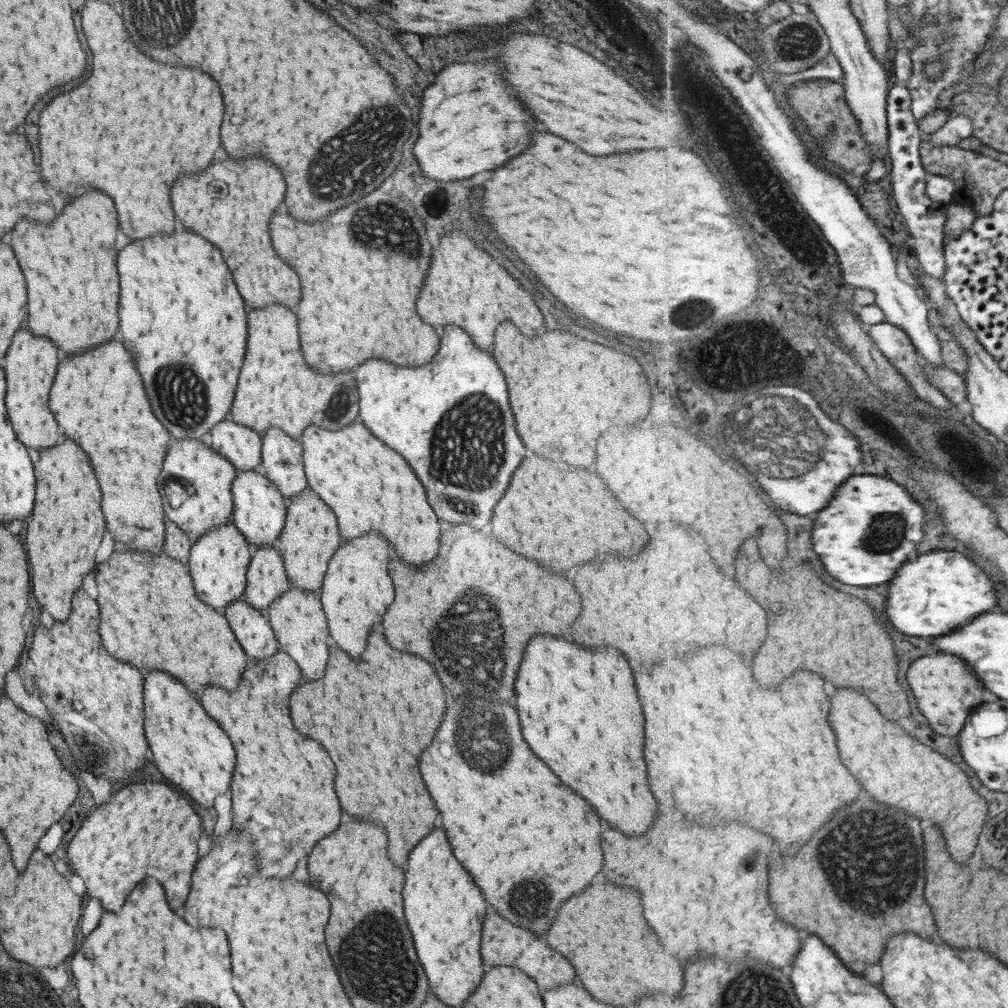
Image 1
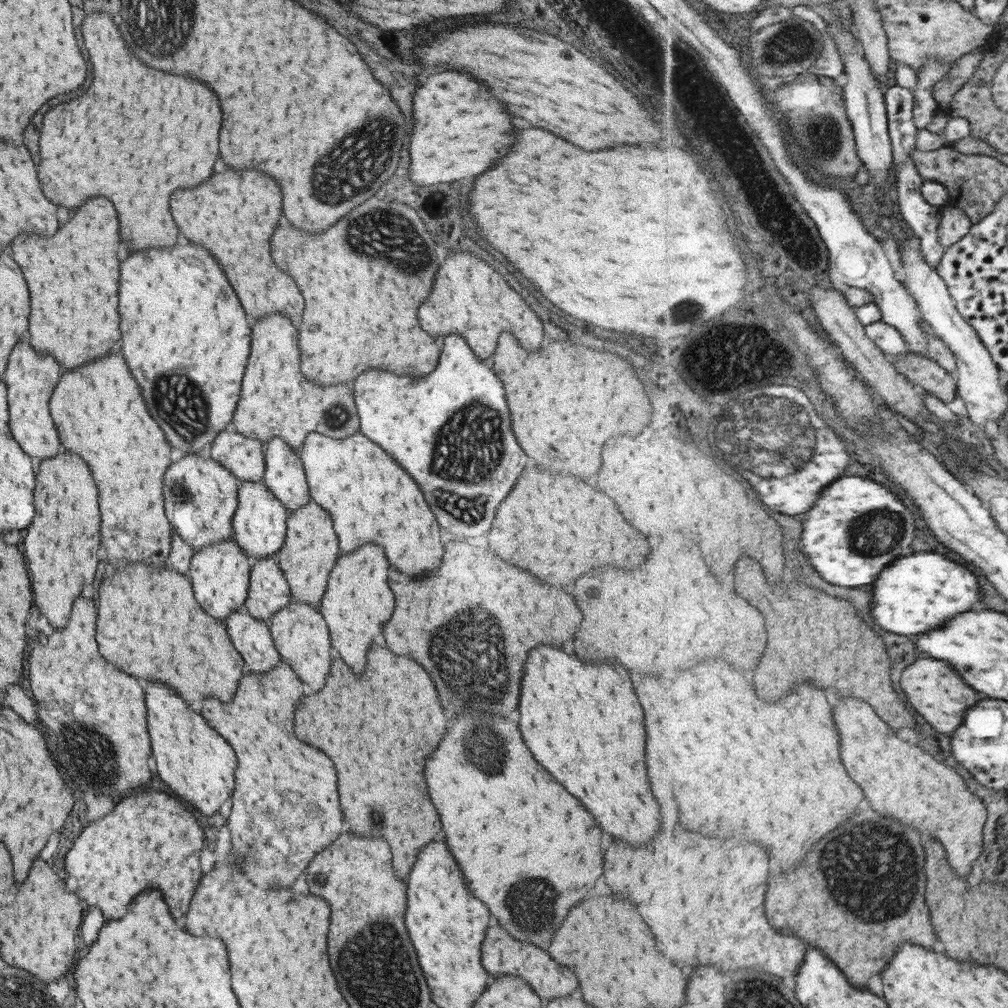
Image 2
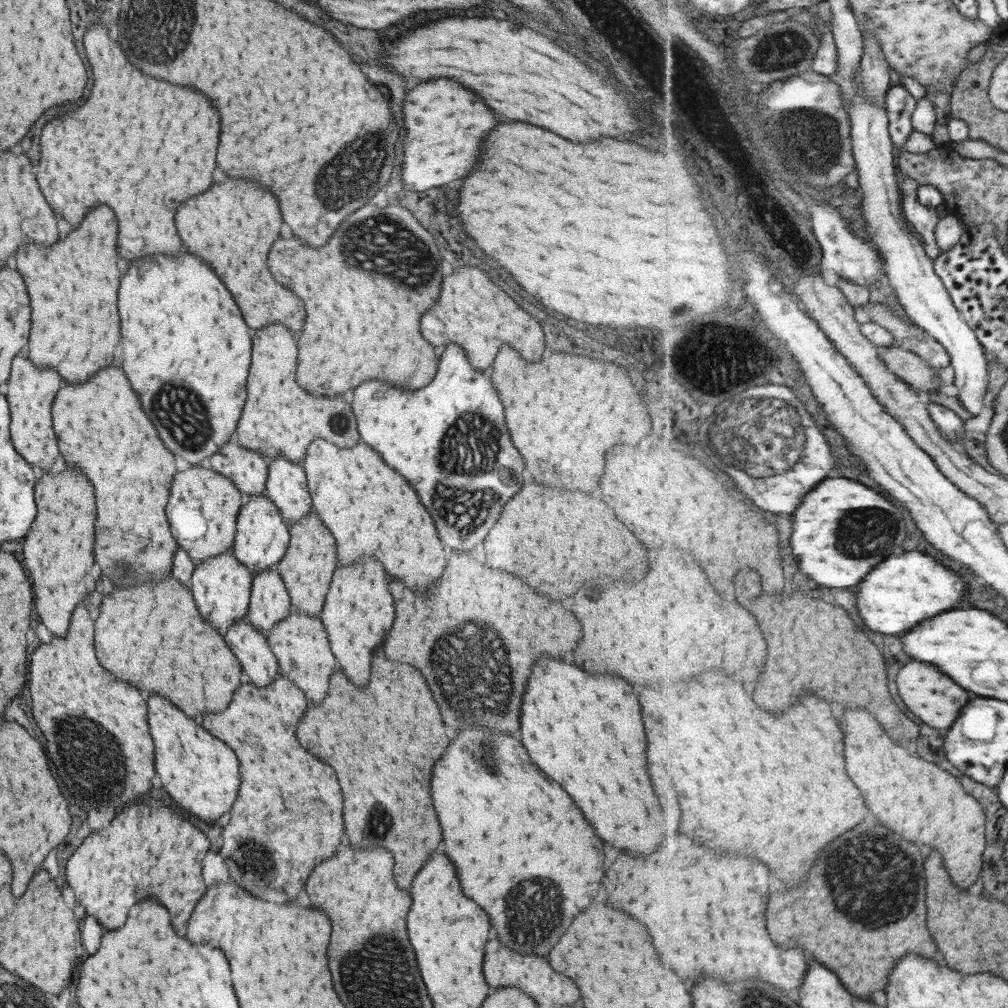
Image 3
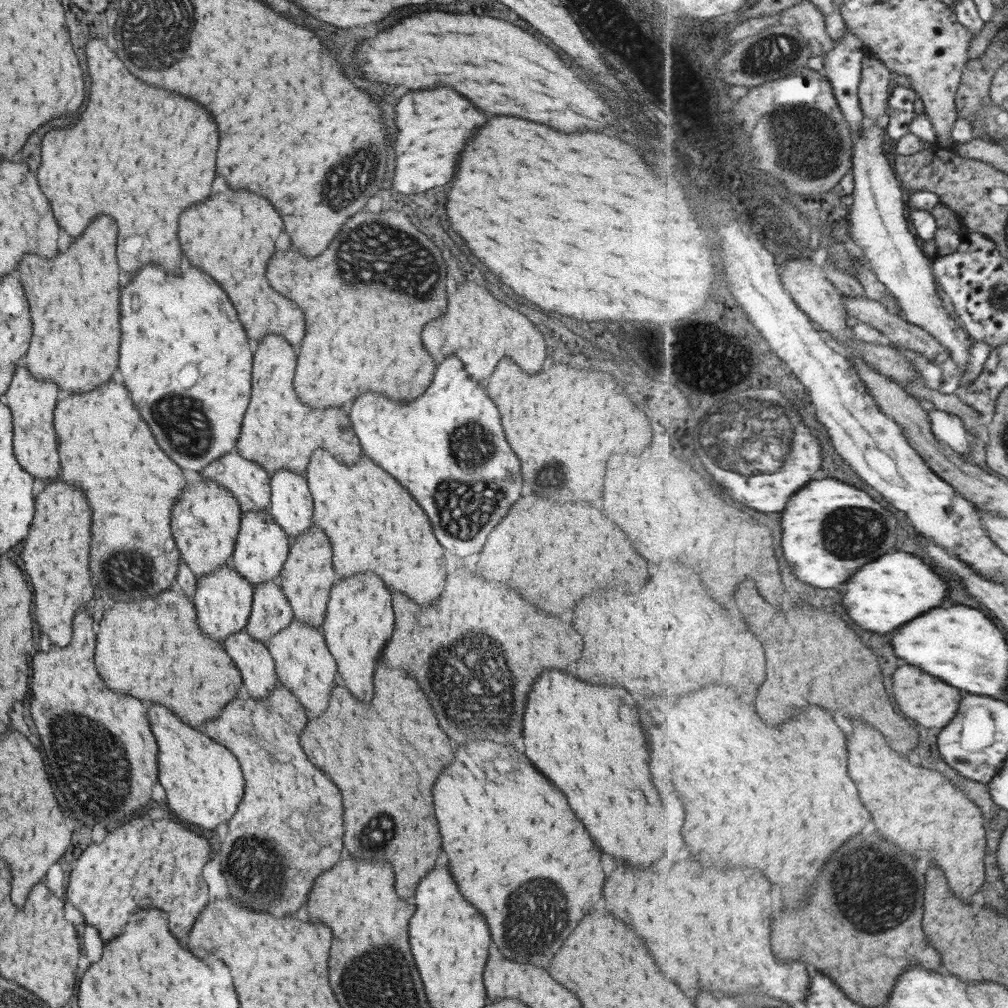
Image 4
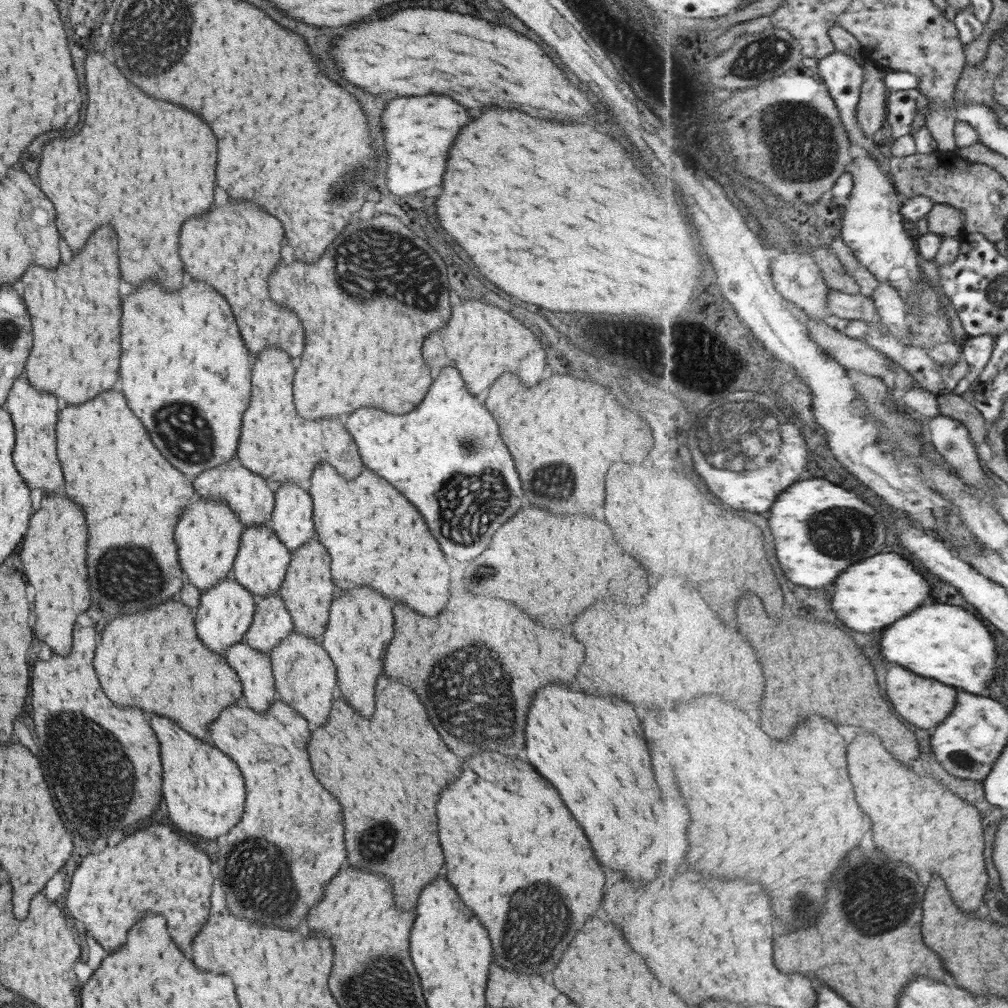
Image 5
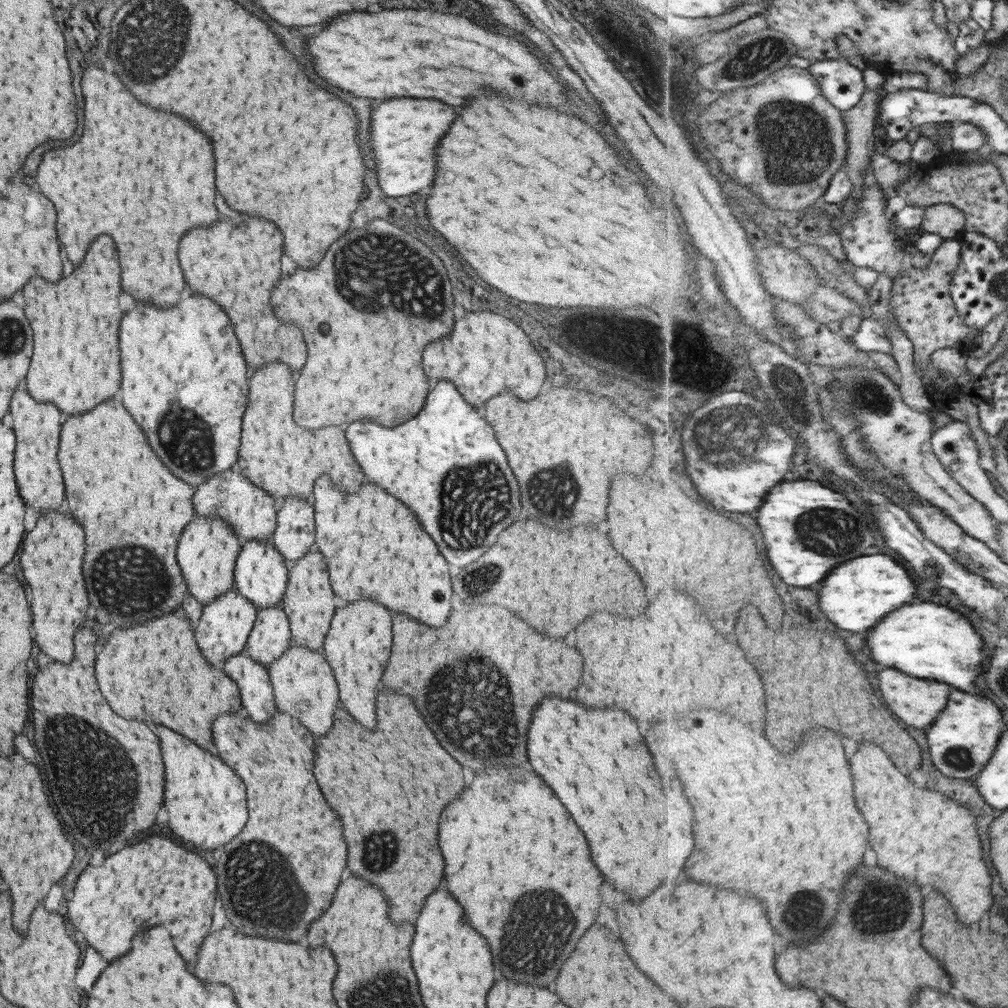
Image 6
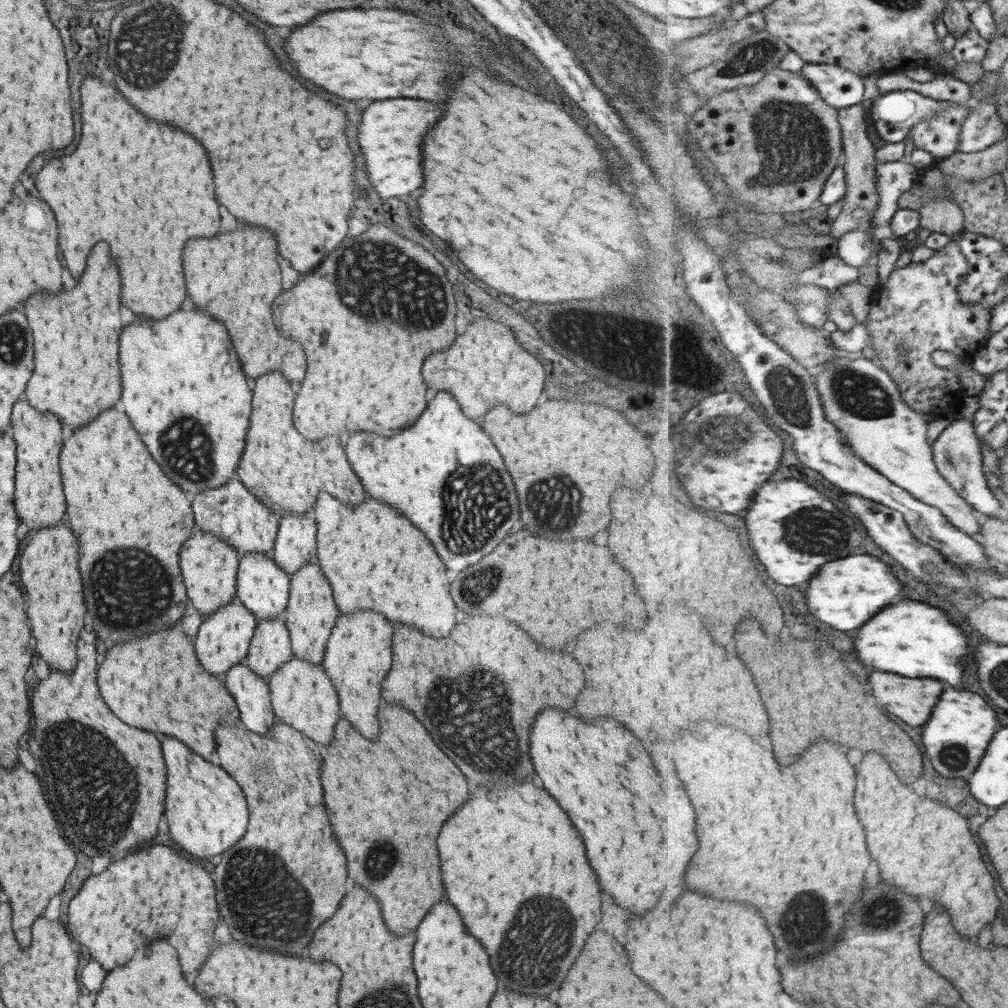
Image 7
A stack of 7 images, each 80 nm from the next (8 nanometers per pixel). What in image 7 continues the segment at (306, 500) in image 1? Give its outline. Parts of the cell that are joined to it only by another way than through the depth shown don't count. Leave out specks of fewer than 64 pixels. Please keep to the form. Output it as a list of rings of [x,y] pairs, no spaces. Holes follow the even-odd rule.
[[[313,556],[311,562],[307,562],[295,574],[289,577],[288,601],[282,614],[290,640],[290,649],[297,658],[306,659],[311,664],[319,664],[323,658],[325,640],[339,616],[337,606],[331,600],[331,590],[317,566],[317,558]]]

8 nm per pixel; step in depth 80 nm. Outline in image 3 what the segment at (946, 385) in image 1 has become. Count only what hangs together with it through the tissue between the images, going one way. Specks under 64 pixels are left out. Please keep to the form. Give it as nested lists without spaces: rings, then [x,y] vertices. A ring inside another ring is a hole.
[[[879,346],[878,354],[891,372],[919,392],[938,391],[937,388],[942,386],[938,382],[938,369],[929,366],[924,358],[911,350],[902,350],[899,346]]]

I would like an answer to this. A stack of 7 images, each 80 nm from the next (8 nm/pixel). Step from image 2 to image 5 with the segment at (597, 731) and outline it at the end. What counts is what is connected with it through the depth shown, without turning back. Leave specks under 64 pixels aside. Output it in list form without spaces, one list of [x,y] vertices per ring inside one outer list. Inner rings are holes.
[[[549,684],[531,700],[525,726],[525,748],[525,756],[533,764],[535,772],[549,780],[577,824],[583,828],[599,864],[621,872],[637,884],[653,880],[657,872],[679,870],[679,864],[685,860],[689,850],[687,828],[691,812],[685,806],[685,798],[679,794],[675,780],[655,780],[655,764],[649,762],[639,720],[625,702],[617,700],[617,704],[611,704],[611,698],[585,696]]]

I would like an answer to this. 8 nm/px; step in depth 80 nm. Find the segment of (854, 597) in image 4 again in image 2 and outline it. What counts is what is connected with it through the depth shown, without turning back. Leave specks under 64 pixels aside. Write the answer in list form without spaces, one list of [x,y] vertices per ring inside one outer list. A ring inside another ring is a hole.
[[[917,552],[913,556],[895,560],[887,570],[883,570],[881,578],[867,588],[873,588],[871,616],[877,620],[877,624],[889,632],[905,636],[929,632],[945,624],[945,620],[953,618],[955,614],[982,607],[979,578],[969,568],[935,552]]]

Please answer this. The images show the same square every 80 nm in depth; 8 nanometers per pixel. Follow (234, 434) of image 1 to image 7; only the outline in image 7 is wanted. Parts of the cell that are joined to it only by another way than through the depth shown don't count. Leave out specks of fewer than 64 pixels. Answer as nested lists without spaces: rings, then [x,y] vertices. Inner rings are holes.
[[[235,476],[230,477],[223,486],[201,490],[190,499],[196,529],[220,538],[232,546],[238,552],[238,556],[247,552],[271,553],[279,520]]]

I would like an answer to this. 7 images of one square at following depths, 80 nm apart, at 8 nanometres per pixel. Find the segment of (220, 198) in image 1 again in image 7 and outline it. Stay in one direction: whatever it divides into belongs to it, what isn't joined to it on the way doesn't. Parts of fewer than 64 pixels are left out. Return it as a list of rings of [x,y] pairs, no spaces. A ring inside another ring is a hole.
[[[239,222],[239,228],[235,232],[227,232],[227,234],[217,234],[211,240],[189,240],[183,248],[183,274],[185,274],[185,288],[187,288],[187,296],[191,298],[191,302],[195,302],[195,306],[199,306],[199,310],[207,312],[223,322],[231,344],[237,352],[241,370],[247,378],[257,378],[261,374],[267,374],[271,370],[279,370],[289,382],[301,382],[303,374],[305,374],[305,354],[301,350],[301,346],[297,342],[289,342],[275,332],[273,322],[271,322],[271,312],[269,312],[269,302],[279,296],[281,292],[281,280],[279,280],[279,266],[275,262],[277,256],[277,248],[275,248],[275,240],[269,232],[265,232],[263,228],[251,228]]]

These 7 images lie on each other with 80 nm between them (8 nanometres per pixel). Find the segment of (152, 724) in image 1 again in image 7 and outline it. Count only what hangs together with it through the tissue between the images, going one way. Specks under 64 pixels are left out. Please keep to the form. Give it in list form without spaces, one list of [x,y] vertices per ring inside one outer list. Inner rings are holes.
[[[163,738],[161,752],[167,768],[163,814],[173,844],[191,852],[193,858],[211,858],[231,848],[247,826],[247,808],[239,786],[221,768],[201,760],[175,738]]]

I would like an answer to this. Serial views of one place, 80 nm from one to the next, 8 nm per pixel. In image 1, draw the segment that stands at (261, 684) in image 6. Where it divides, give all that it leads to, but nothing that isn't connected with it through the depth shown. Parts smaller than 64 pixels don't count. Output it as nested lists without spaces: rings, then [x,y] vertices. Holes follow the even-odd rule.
[[[244,597],[223,610],[239,646],[251,660],[269,658],[279,649],[265,613],[255,610]]]

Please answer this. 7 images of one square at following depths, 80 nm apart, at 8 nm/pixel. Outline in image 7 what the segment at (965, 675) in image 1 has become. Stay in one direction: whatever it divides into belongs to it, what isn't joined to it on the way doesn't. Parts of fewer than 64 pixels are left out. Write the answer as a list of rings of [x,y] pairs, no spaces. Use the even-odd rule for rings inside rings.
[[[875,672],[869,682],[873,694],[883,702],[883,706],[887,706],[887,710],[891,714],[897,714],[901,720],[905,718],[905,722],[911,726],[923,726],[931,718],[933,708],[943,694],[943,684],[935,678],[903,678],[901,674]]]

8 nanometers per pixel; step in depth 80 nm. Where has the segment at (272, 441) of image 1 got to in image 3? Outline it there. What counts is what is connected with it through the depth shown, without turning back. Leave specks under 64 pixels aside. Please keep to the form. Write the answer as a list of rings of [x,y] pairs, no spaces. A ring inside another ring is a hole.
[[[280,454],[267,462],[264,496],[278,508],[284,523],[289,526],[303,518],[312,506],[305,486],[305,473],[301,464],[290,462]]]

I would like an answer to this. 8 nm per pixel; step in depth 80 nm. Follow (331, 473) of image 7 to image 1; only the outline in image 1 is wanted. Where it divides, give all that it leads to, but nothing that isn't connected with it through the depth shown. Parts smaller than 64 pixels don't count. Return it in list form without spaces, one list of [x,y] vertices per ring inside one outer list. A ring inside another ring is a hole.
[[[265,306],[247,314],[245,360],[235,387],[228,417],[256,433],[263,434],[274,426],[297,439],[309,424],[323,430],[339,430],[353,422],[358,414],[358,396],[351,374],[321,376],[309,372],[303,362],[295,316],[283,306]],[[345,384],[345,386],[343,386]]]

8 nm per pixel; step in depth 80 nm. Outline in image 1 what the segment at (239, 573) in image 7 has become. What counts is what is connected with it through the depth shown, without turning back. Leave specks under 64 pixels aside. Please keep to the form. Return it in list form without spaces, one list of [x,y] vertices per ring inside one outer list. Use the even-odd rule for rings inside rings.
[[[257,468],[254,470],[237,470],[230,486],[232,494],[232,514],[230,523],[251,543],[252,549],[273,545],[284,525],[286,505],[275,486],[267,480],[265,474]]]

